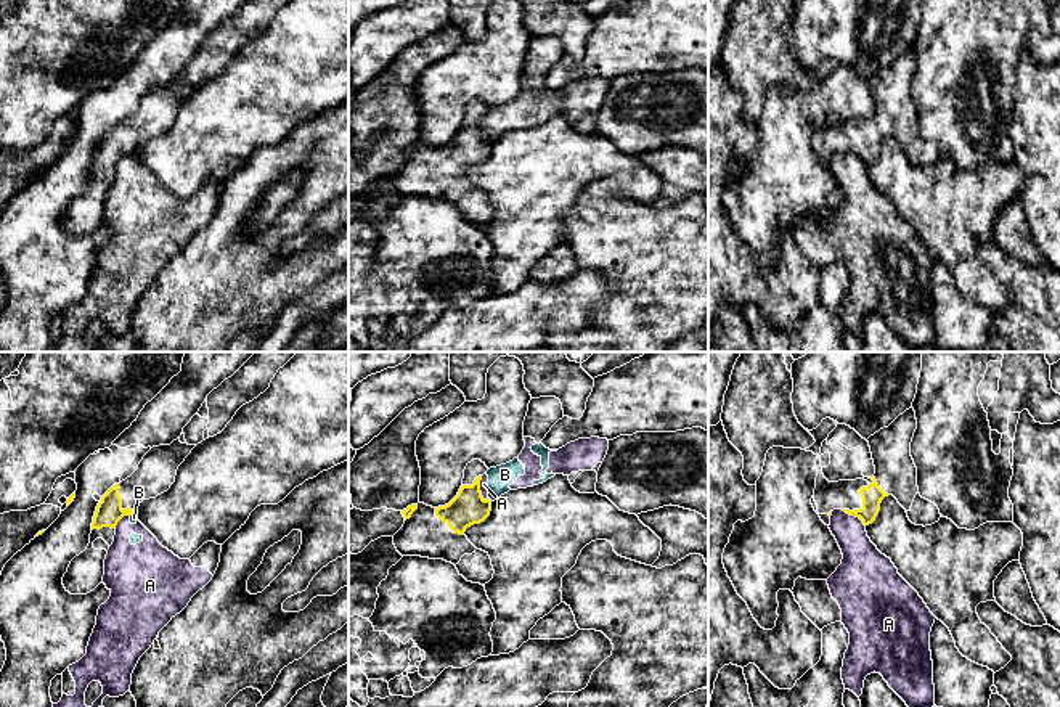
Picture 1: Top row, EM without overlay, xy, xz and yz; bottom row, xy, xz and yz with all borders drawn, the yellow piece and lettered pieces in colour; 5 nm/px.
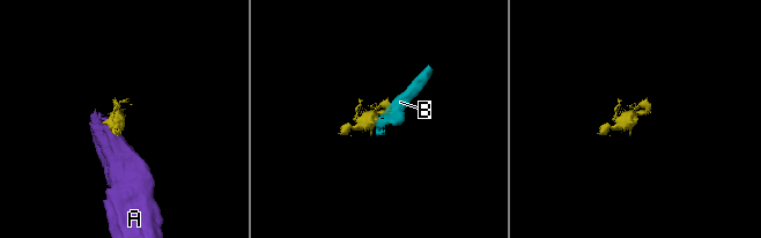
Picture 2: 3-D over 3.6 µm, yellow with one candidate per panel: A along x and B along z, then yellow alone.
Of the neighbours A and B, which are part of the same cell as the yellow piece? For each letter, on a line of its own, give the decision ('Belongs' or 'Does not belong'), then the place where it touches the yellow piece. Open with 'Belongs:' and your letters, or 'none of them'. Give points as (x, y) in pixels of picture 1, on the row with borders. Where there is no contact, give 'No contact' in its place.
Belongs: none of them
A: Does not belong. Touches yellow at xz (479, 489)
B: Does not belong. No contact

